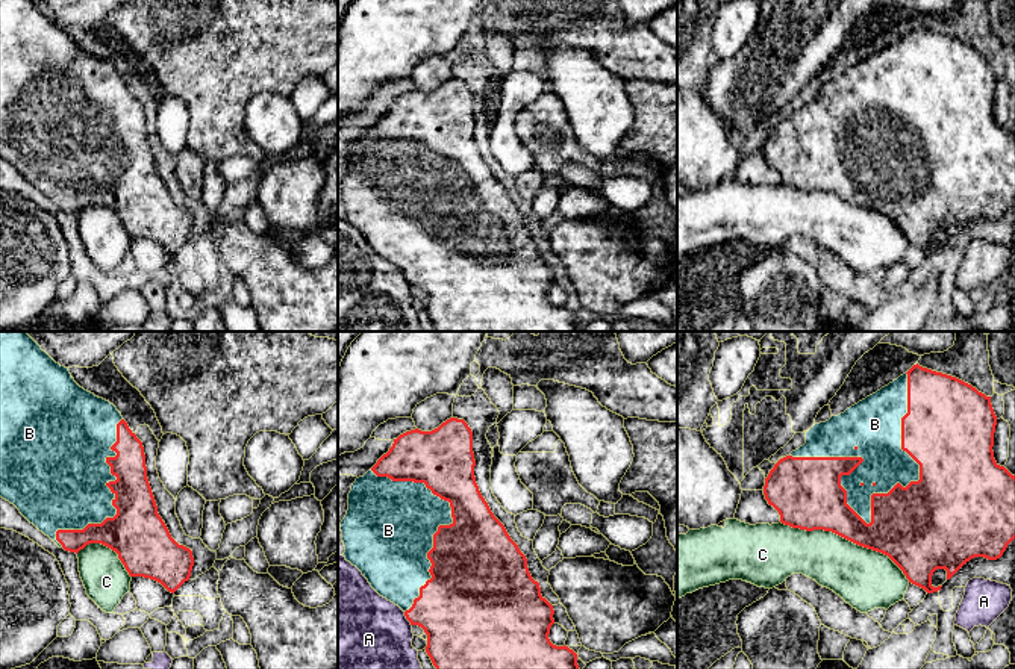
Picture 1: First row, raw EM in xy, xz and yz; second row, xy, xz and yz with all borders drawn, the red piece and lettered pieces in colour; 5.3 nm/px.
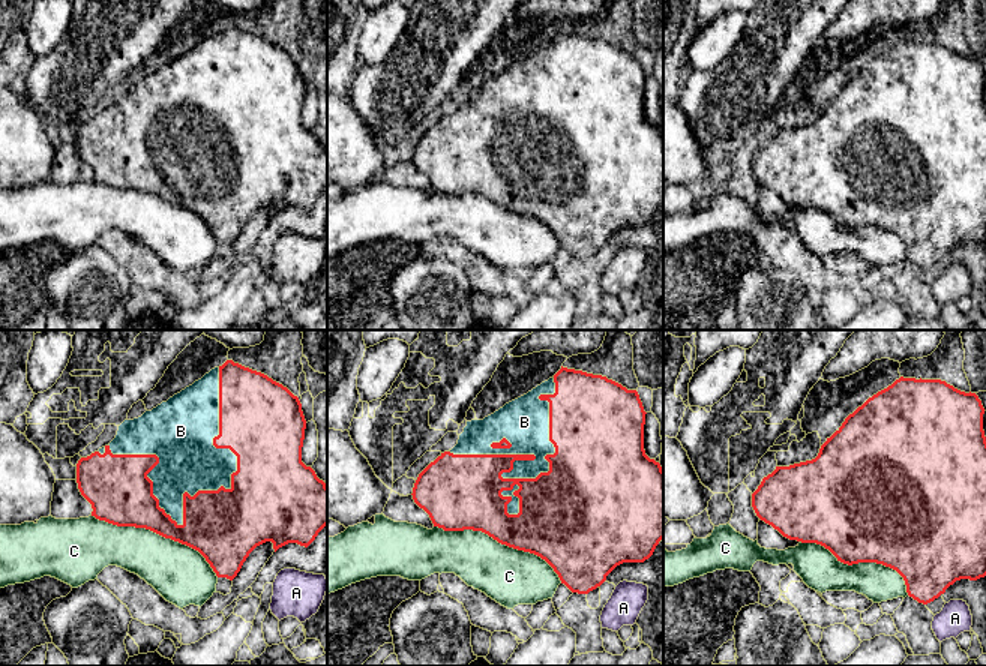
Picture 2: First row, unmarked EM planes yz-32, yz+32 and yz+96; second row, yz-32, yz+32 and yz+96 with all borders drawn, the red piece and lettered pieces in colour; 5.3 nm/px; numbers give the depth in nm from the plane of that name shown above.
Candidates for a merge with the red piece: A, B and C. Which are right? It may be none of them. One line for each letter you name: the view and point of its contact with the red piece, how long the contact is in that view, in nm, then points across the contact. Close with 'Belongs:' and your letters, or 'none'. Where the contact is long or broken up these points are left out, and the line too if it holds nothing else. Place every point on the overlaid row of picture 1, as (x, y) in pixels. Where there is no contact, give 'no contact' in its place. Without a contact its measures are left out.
B: contact yz (917, 462); length 850 nm
Belongs: B

